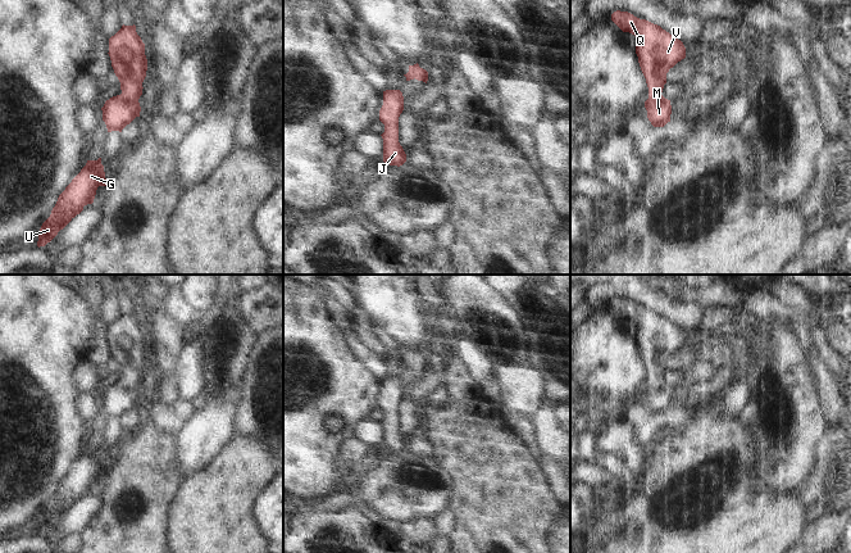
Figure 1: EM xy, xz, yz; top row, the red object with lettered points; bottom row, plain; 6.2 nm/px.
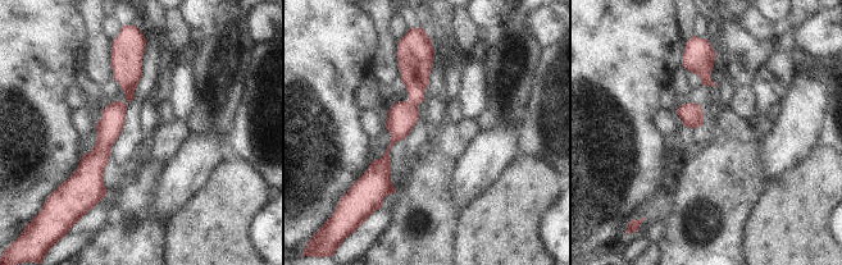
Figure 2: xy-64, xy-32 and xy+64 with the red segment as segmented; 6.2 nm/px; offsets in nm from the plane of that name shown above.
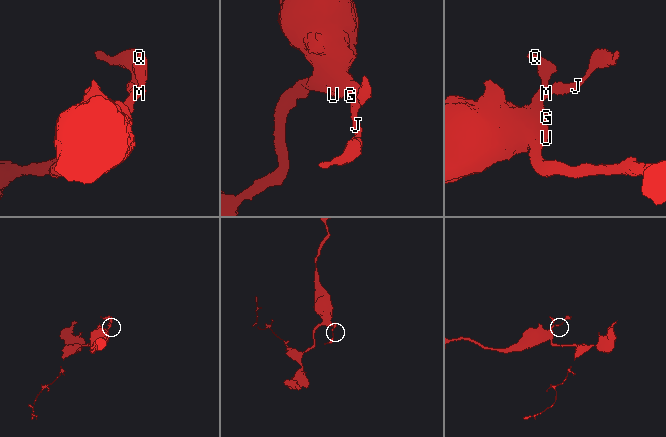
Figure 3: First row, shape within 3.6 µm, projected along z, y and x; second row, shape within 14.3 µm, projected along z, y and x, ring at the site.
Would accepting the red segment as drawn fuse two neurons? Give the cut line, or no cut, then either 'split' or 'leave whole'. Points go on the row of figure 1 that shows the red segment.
cut none; leave whole

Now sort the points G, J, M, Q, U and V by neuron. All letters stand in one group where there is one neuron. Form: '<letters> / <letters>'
G J M Q U V

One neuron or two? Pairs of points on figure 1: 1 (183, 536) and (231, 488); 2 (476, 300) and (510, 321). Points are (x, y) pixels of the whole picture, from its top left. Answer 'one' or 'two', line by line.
1: one
2: one

